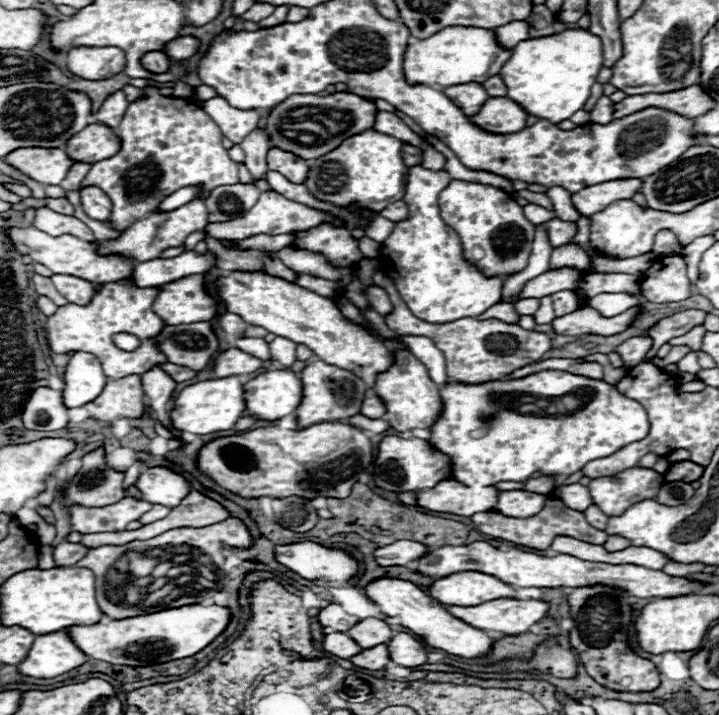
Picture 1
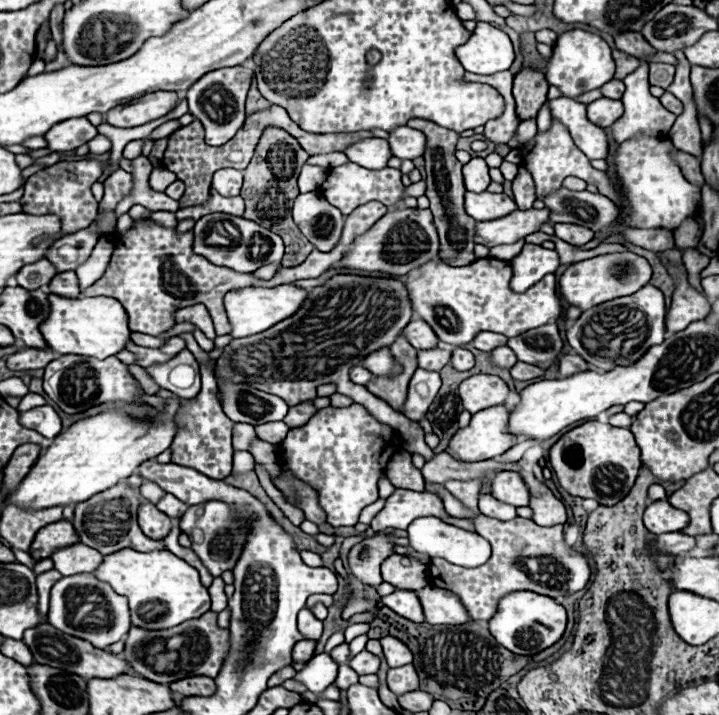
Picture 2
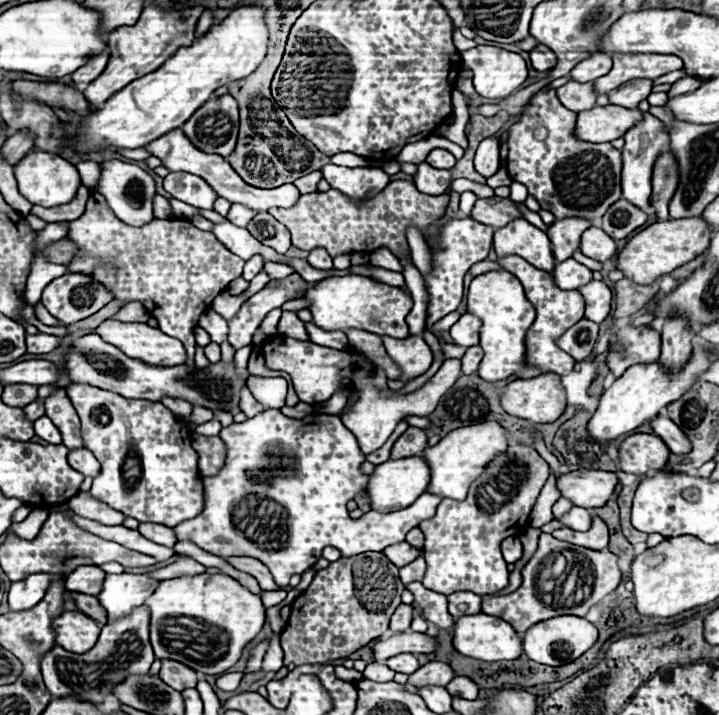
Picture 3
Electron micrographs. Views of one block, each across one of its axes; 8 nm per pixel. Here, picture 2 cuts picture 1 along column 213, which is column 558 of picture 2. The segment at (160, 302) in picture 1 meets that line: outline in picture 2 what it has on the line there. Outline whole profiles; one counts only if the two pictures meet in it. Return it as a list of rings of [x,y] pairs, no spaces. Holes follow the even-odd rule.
[[[480,258],[468,266],[458,266],[458,268],[446,266],[446,262],[440,262],[440,260],[432,260],[432,262],[426,262],[424,266],[420,266],[420,276],[414,280],[408,280],[406,288],[408,288],[408,298],[412,304],[412,310],[424,322],[428,322],[432,326],[438,340],[448,342],[452,346],[462,346],[462,344],[472,342],[474,336],[482,330],[504,334],[506,338],[514,338],[514,336],[520,336],[532,328],[544,326],[548,322],[556,322],[562,316],[562,302],[556,294],[554,274],[544,276],[536,286],[530,286],[524,294],[516,294],[510,288],[510,280],[512,280],[512,268],[504,260]]]

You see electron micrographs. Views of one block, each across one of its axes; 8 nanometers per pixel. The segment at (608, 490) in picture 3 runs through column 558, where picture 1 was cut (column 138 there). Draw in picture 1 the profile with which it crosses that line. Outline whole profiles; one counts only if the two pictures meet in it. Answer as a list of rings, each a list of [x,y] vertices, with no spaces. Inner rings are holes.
[[[148,468],[138,476],[136,488],[146,502],[168,508],[178,506],[180,500],[190,492],[186,478],[168,468]]]

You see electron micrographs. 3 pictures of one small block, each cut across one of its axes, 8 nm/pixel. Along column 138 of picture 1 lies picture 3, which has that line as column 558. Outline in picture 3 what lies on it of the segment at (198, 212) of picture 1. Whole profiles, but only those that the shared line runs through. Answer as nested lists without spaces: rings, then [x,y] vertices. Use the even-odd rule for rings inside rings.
[[[564,218],[564,220],[556,220],[548,228],[548,238],[552,242],[552,254],[556,262],[570,258],[578,250],[580,236],[590,226],[592,222],[584,222],[584,218]]]

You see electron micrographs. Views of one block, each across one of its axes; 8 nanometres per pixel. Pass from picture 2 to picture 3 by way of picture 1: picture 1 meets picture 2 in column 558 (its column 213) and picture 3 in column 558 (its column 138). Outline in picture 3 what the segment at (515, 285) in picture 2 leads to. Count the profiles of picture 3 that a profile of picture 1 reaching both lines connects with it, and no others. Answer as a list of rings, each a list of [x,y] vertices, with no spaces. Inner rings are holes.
[[[568,258],[560,264],[556,264],[552,278],[554,278],[554,284],[562,290],[576,290],[592,280],[592,270],[580,262],[576,262],[574,258]]]

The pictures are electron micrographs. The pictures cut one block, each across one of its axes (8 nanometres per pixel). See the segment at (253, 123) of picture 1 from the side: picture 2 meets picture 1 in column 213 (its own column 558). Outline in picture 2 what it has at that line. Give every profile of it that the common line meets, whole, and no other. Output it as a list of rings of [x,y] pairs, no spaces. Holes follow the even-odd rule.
[[[556,98],[550,100],[550,110],[552,118],[560,120],[570,130],[574,144],[590,160],[604,160],[608,156],[608,134],[604,128],[588,120],[584,104],[568,98]]]

